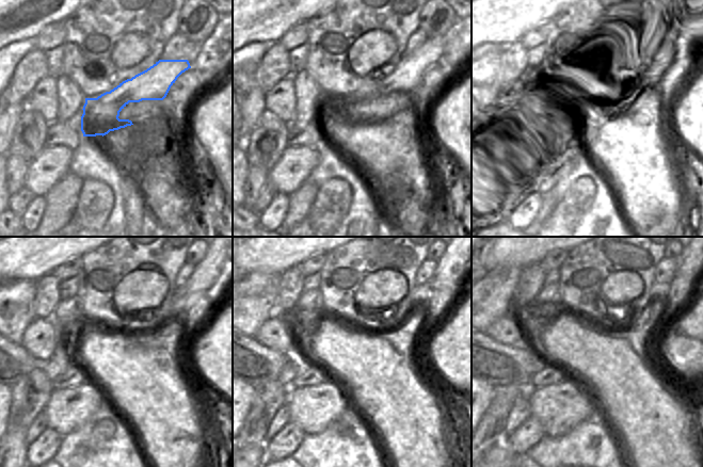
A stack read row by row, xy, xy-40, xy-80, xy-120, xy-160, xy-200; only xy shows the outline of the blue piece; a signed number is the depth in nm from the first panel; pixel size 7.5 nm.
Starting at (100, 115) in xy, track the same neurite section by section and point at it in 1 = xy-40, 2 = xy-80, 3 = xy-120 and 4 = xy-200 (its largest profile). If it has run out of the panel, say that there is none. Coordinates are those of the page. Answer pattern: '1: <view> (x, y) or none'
1: xy-40 (404, 77)
2: xy-80 (642, 79)
3: xy-120 (206, 273)
4: xy-200 (688, 266)

